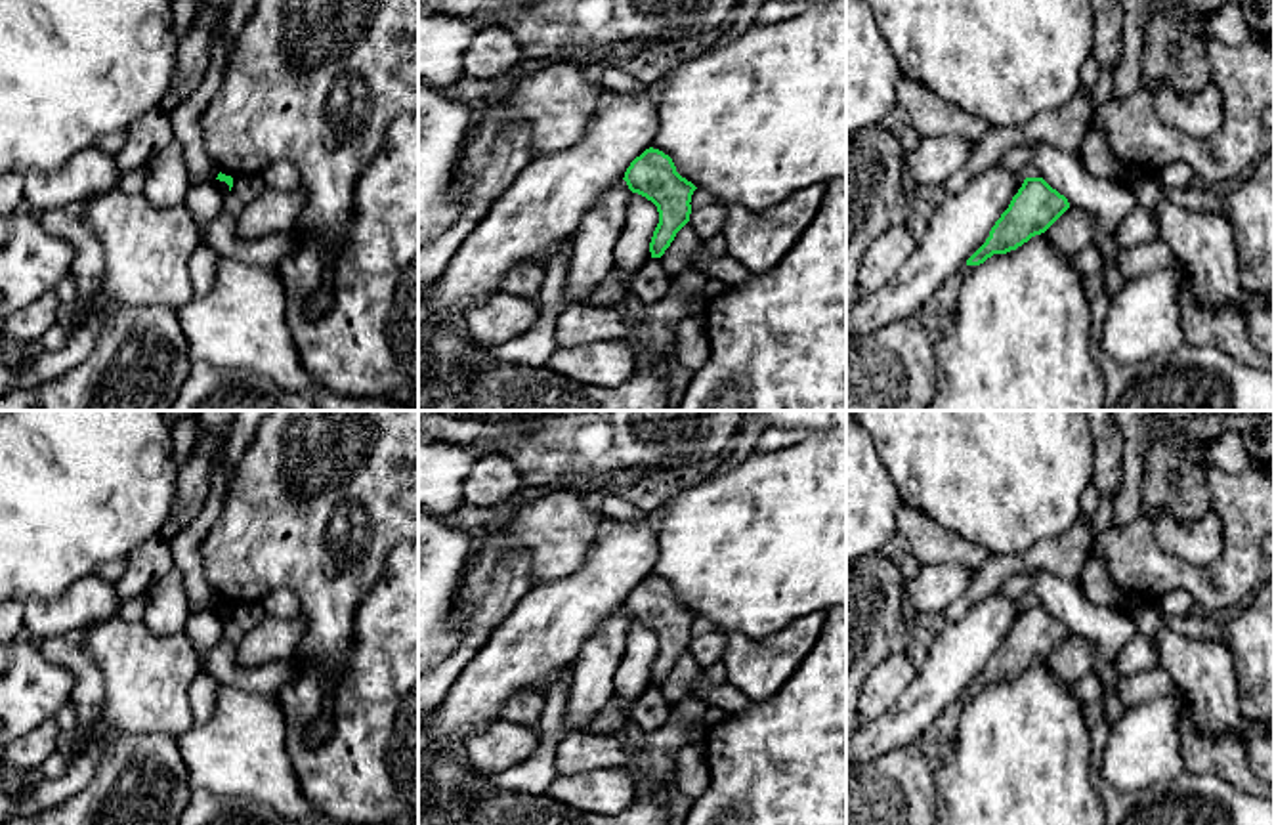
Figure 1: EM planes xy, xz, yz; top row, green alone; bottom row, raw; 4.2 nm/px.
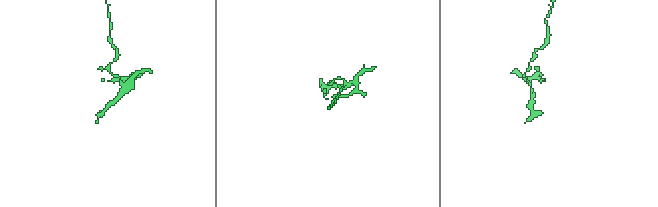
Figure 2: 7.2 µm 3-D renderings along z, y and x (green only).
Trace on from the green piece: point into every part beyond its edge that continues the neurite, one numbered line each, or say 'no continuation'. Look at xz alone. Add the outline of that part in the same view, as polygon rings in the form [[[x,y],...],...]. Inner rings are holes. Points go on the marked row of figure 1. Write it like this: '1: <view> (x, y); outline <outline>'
no continuation

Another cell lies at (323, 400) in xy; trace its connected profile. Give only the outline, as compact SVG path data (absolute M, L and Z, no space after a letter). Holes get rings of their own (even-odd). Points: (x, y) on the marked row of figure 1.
M311 386L308 397L319 411L411 411L386 397L346 397Z

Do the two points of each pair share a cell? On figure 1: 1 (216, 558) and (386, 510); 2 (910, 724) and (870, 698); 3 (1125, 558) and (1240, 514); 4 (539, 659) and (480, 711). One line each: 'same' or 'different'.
1: same
2: different
3: same
4: same

